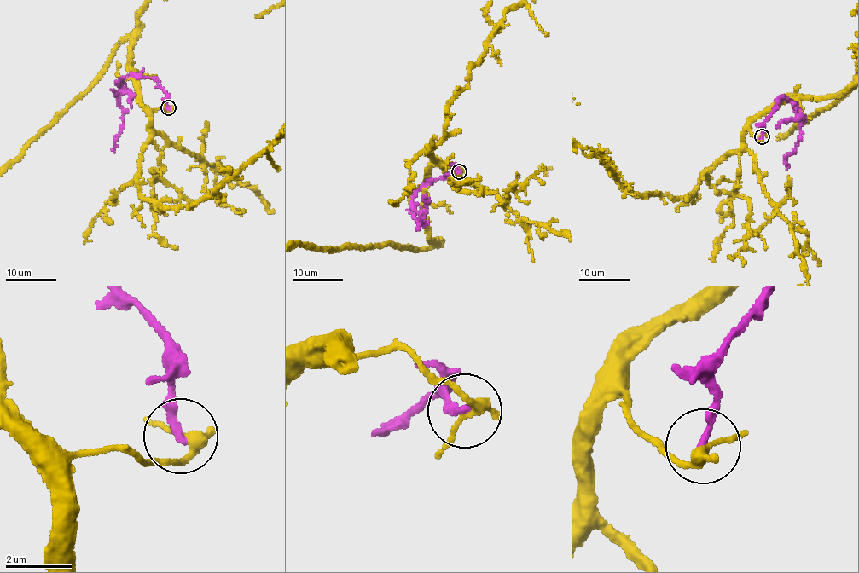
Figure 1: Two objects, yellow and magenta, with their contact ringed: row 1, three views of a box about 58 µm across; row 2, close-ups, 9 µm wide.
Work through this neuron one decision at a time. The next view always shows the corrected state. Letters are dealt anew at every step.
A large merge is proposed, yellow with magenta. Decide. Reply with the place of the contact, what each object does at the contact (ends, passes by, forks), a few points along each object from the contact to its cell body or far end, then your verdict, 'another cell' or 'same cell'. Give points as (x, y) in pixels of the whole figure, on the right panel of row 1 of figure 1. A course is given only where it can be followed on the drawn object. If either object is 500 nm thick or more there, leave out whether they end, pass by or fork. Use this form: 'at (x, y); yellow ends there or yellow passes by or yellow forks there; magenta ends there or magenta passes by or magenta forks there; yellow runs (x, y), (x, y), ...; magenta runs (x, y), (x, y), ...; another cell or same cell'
at (762, 136); yellow passes by; magenta ends there; magenta runs (761, 136), (775, 100), (781, 96), (789, 101), (802, 120), (793, 151), (786, 156), (786, 169); another cell

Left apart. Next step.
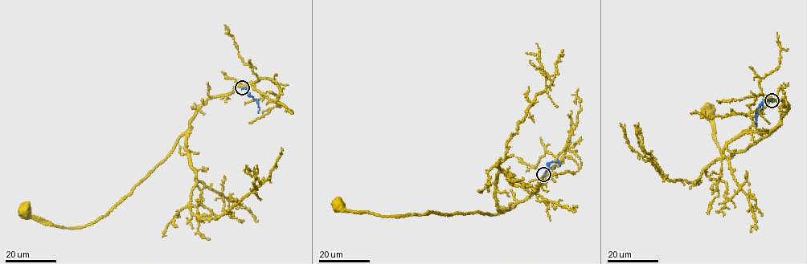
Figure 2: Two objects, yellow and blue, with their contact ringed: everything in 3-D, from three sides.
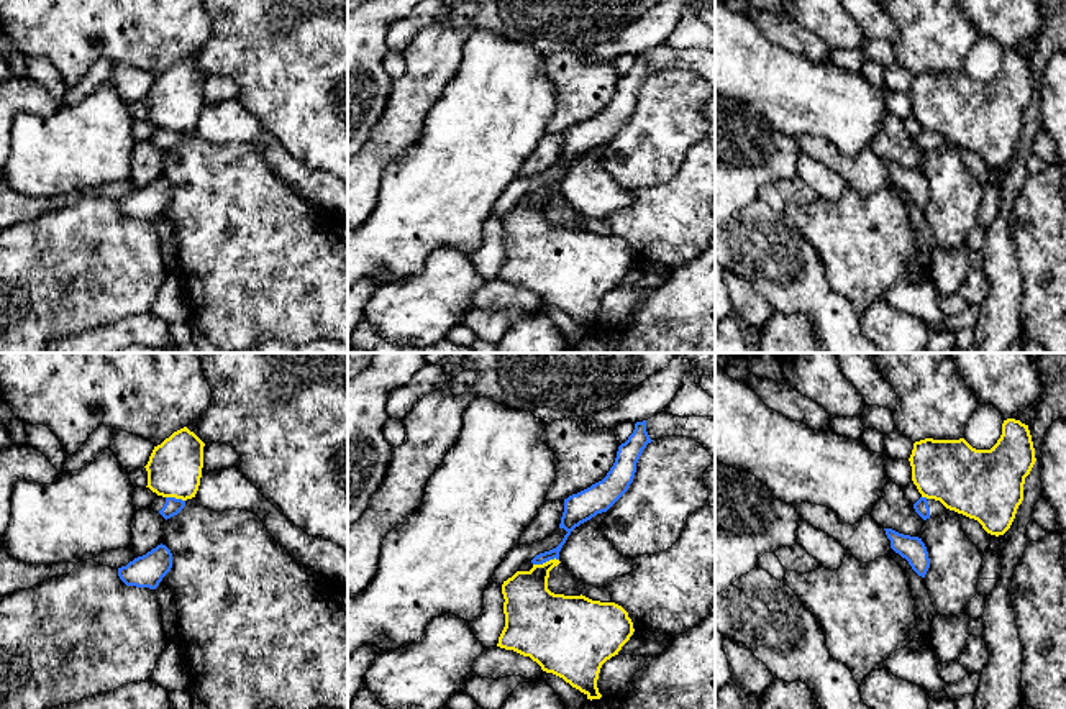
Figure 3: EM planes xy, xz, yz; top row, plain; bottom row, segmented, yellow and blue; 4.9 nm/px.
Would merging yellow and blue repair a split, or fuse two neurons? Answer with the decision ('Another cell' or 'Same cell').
Another cell

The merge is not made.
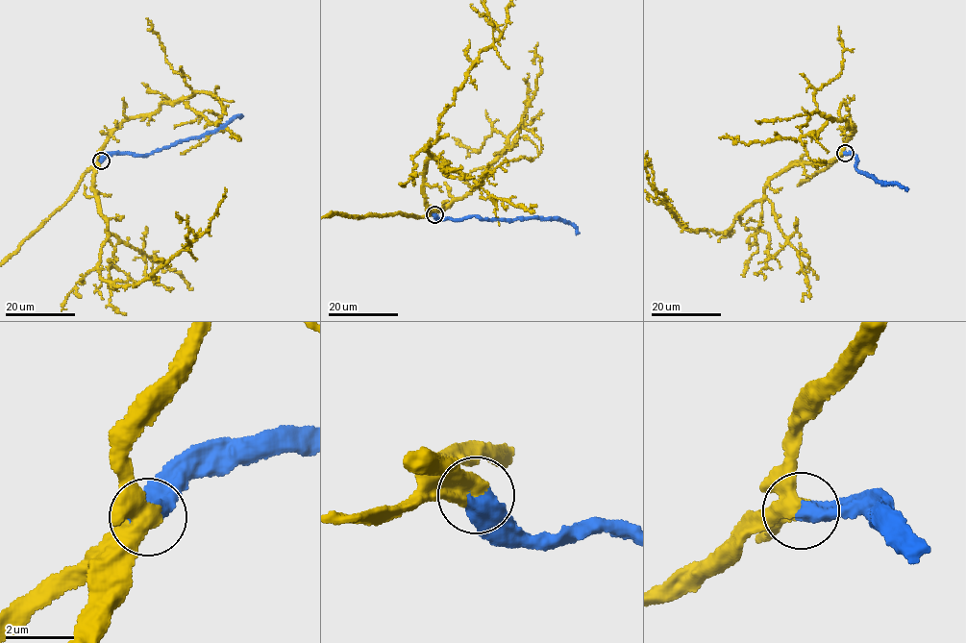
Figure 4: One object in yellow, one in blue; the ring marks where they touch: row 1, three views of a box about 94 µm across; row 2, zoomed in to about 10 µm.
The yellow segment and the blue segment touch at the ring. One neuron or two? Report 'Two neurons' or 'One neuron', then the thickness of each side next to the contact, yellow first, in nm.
One neuron. Thickness 500 nm (yellow) against 600 nm

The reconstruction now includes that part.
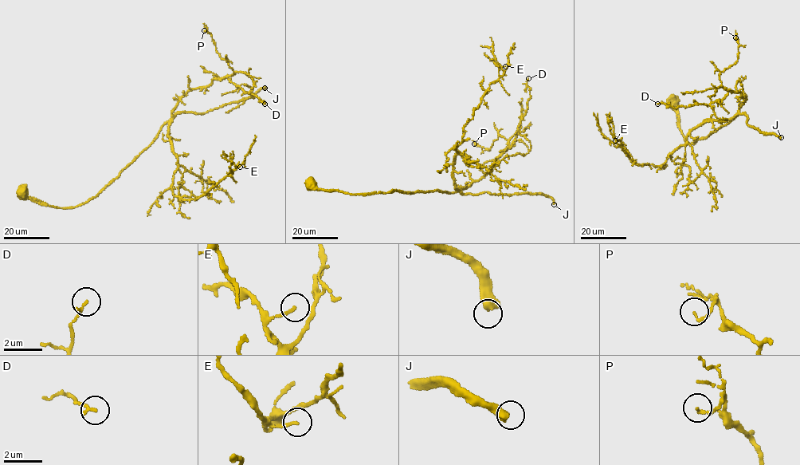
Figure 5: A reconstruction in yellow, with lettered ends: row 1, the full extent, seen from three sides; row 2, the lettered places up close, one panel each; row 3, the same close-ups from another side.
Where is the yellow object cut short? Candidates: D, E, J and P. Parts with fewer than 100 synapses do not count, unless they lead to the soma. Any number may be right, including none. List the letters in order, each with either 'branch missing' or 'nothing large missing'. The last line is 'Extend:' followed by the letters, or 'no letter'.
D: nothing large missing
E: nothing large missing
J: branch missing
P: nothing large missing
Extend: J

